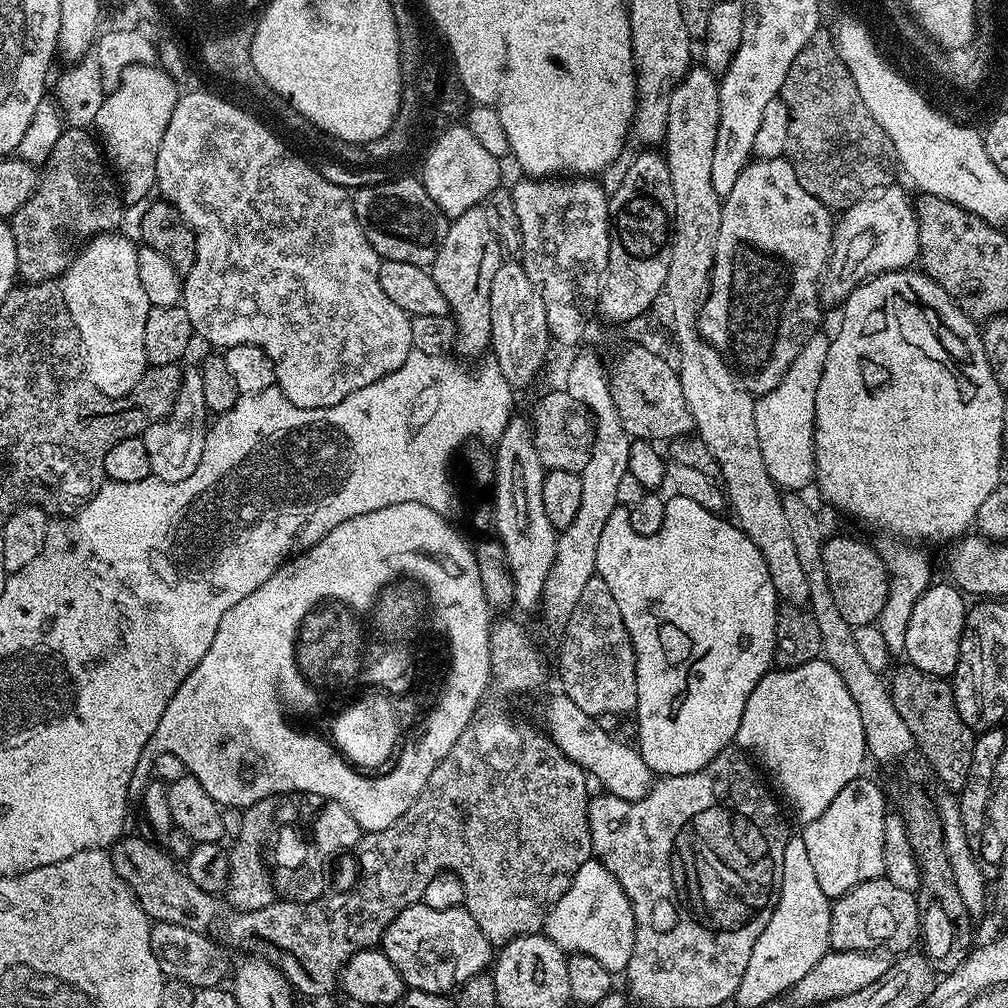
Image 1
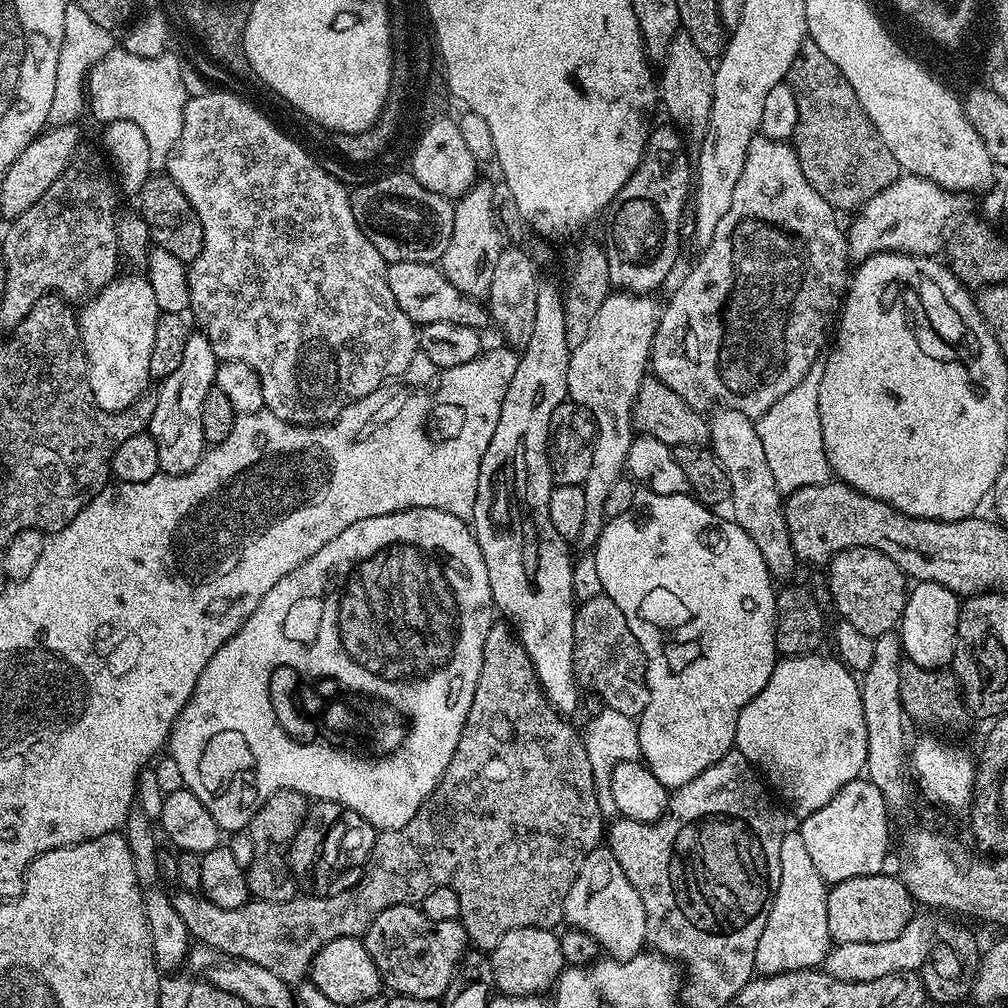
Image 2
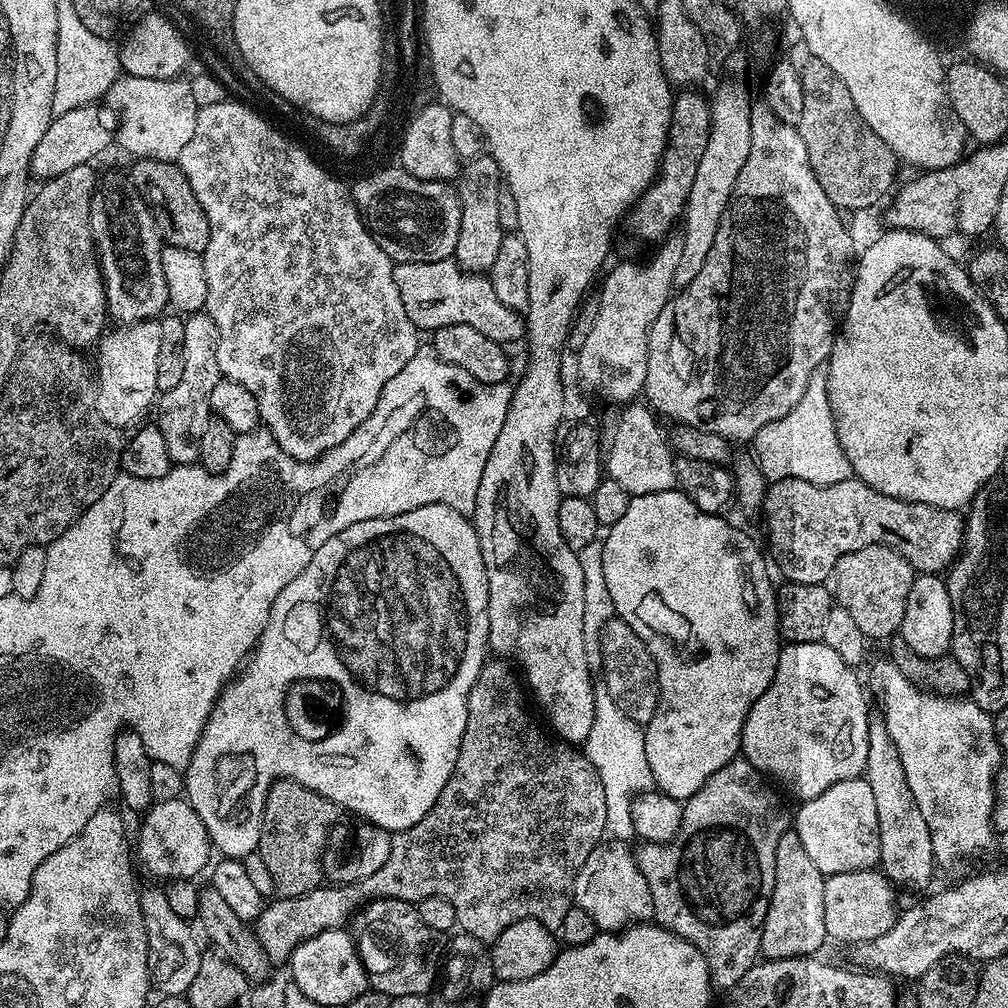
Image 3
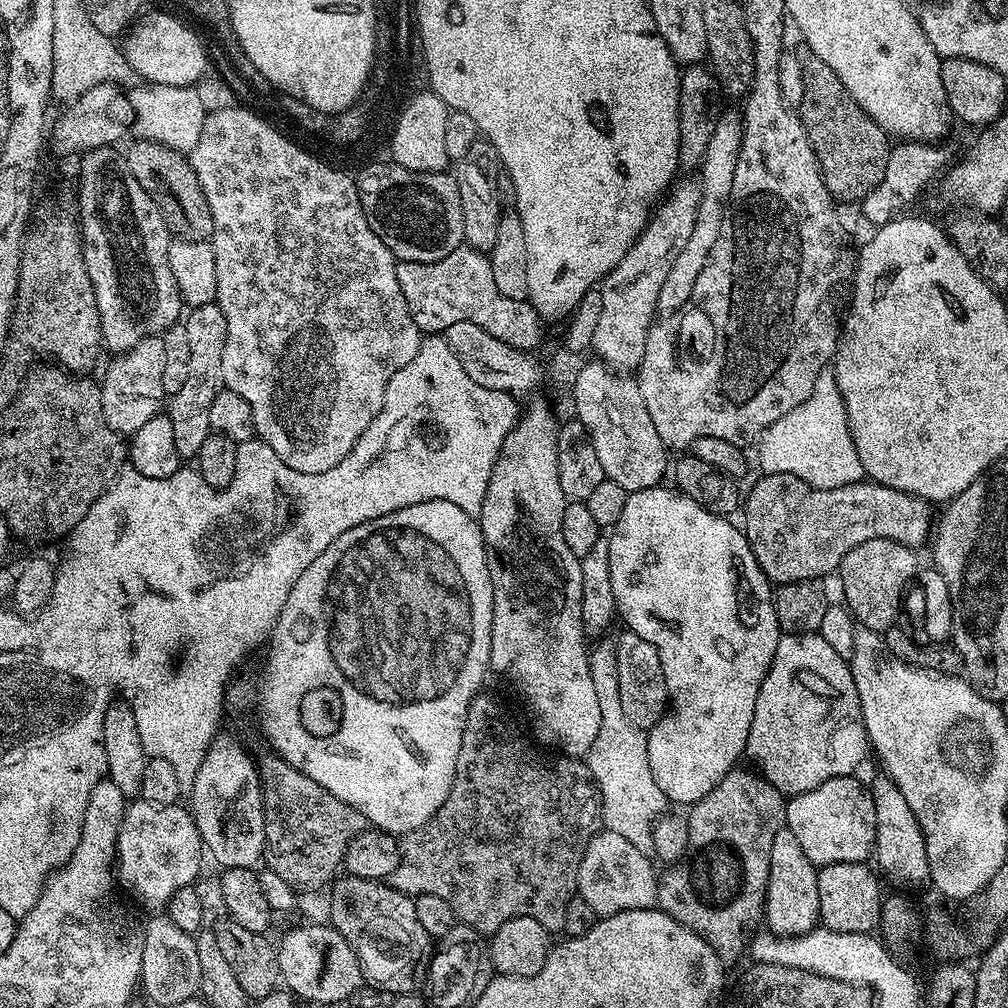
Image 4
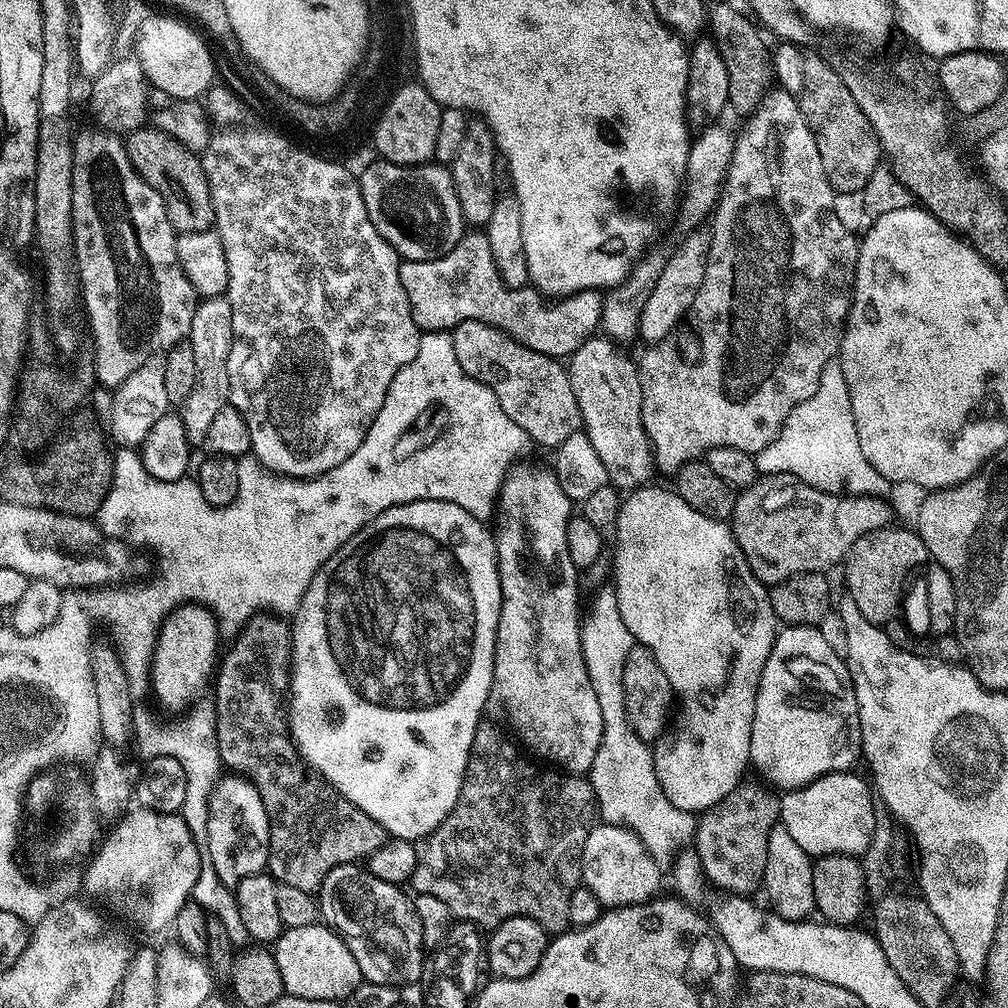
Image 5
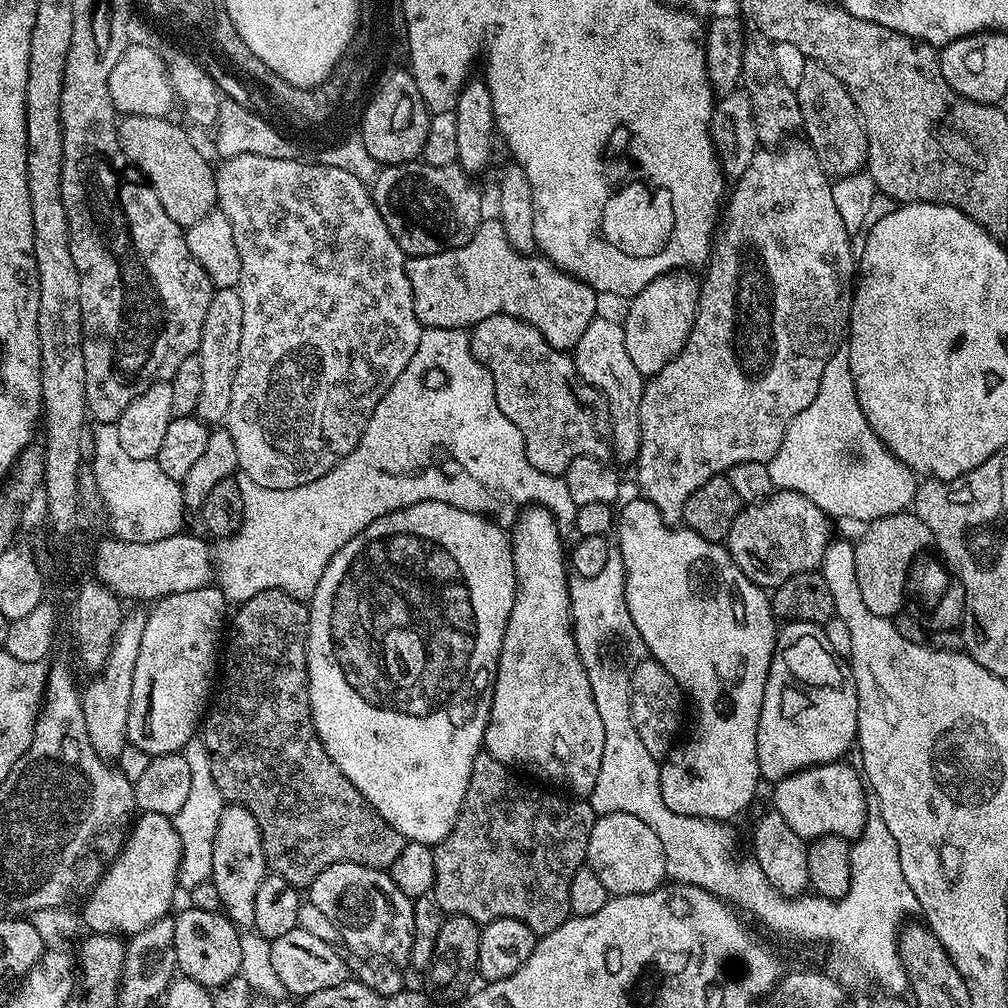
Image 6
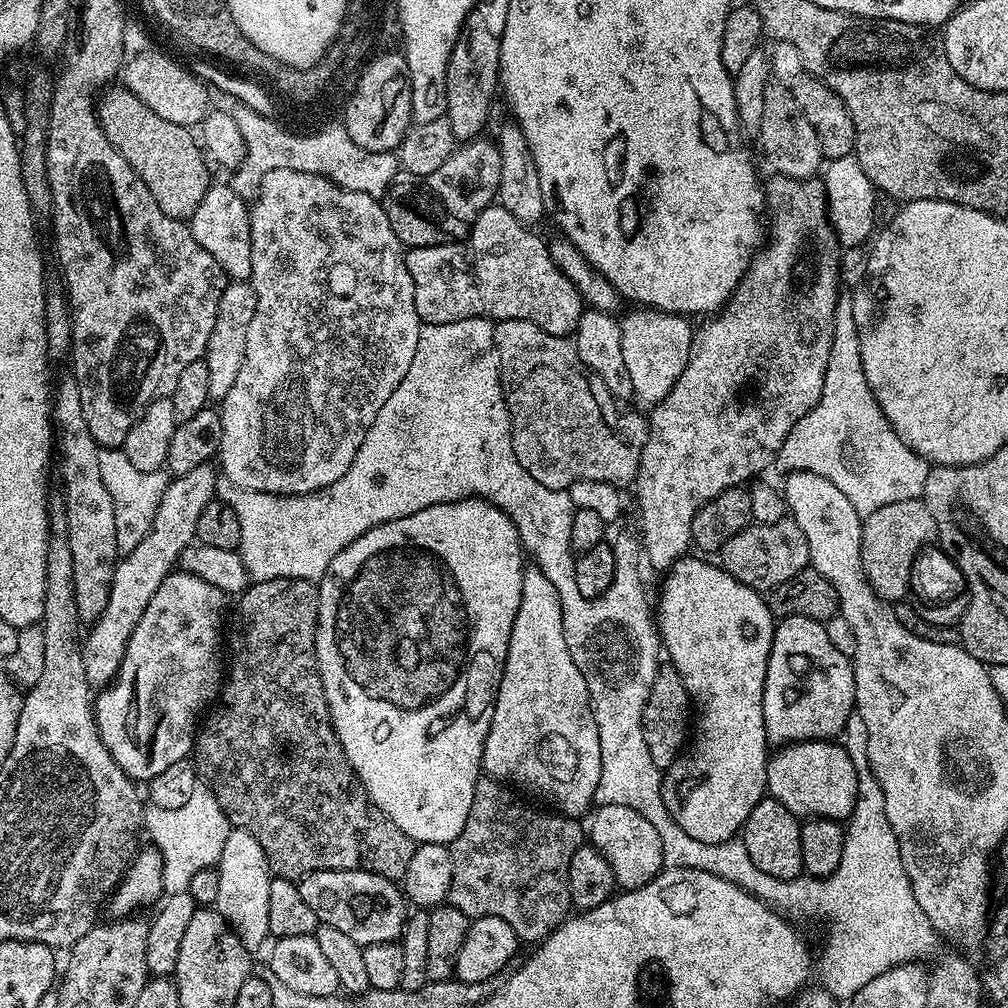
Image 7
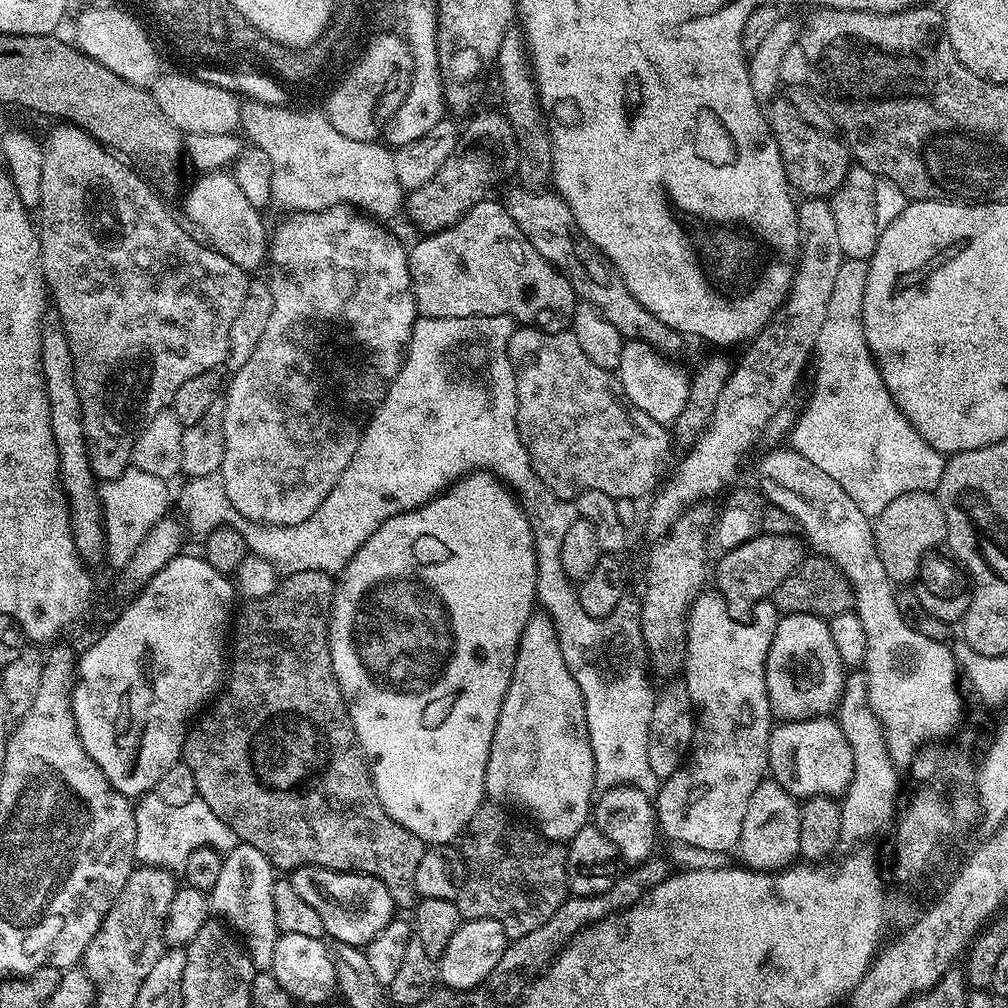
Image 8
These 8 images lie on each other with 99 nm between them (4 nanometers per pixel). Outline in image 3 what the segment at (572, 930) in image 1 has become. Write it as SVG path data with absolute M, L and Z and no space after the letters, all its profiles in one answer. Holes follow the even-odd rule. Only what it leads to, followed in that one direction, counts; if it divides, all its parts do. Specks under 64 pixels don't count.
M614 839L601 842L597 848L590 850L590 858L586 858L586 862L580 867L580 873L576 875L575 907L586 910L586 914L594 918L600 932L616 934L627 929L629 925L635 926L652 916L650 886L646 886L646 878L642 878L642 872L636 866L633 851L630 848L628 850L628 847L627 843Z

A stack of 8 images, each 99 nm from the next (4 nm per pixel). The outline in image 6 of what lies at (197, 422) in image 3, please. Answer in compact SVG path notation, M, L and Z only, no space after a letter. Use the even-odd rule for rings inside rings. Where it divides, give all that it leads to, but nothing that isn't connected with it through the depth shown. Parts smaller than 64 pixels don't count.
M217 288L212 293L210 310L206 310L206 322L202 322L202 338L198 353L202 362L202 395L198 398L198 406L194 413L209 426L227 421L241 346L242 298L236 288Z

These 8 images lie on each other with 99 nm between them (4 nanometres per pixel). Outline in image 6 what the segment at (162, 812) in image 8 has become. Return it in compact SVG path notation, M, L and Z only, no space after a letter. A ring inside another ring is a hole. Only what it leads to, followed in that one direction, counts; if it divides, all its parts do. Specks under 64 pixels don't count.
M193 738L182 750L186 763L190 765L190 798L178 810L174 823L178 830L178 838L182 842L182 858L178 870L177 885L181 889L189 890L199 883L206 883L212 879L214 866L214 834L218 834L218 822L222 818L226 801L214 782L214 774L210 774L210 758L203 739Z

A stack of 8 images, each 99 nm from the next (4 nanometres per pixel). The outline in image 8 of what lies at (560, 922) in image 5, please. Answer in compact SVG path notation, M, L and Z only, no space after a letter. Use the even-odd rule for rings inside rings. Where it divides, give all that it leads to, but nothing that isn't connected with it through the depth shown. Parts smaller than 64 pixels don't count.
M485 802L480 805L474 818L470 818L462 836L468 877L455 902L464 920L493 920L502 925L509 940L517 940L522 934L530 934L530 930L538 930L538 926L543 926L554 915L554 910L558 910L558 906L562 906L562 902L568 899L570 889L567 847L563 843L548 840L535 827L527 828L511 814L505 805Z

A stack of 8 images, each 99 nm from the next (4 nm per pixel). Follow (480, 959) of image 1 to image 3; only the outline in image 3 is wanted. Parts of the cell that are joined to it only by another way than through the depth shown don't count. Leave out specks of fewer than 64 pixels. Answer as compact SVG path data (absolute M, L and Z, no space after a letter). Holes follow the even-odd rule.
M394 898L370 900L359 909L355 924L356 950L360 953L371 987L390 997L402 994L428 996L431 988L433 991L437 987L446 948L440 945L441 933L430 930L430 926L418 918L413 905Z

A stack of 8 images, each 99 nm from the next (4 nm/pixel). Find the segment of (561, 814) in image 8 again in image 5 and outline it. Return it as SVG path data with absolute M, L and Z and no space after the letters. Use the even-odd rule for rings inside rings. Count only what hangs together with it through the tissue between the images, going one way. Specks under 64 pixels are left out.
M513 471L500 488L494 535L502 606L496 631L488 708L508 723L507 731L512 731L511 735L525 749L528 747L533 757L541 756L536 758L568 774L588 774L592 771L594 754L598 754L598 746L602 742L602 710L598 707L594 686L590 686L590 674L582 654L582 607L580 592L576 589L578 569L574 562L570 562L570 550L566 550L568 521L574 515L572 508L573 500L564 493L551 471Z

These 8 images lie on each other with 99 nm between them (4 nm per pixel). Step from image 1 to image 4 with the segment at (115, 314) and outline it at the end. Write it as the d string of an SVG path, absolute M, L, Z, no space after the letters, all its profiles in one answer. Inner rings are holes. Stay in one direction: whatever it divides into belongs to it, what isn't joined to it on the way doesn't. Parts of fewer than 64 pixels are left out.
M150 336L113 360L116 361L109 366L104 380L102 378L100 405L104 408L108 425L115 432L131 434L142 430L143 424L150 422L150 418L154 418L161 411L160 400L165 399L162 390L164 341L160 336Z

